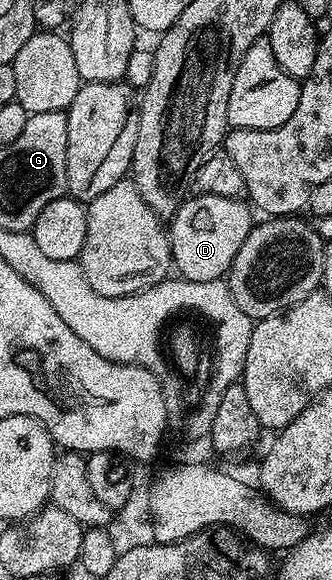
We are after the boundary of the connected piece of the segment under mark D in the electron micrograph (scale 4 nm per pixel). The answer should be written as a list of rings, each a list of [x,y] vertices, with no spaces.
[[[211,194],[187,197],[168,222],[173,269],[189,282],[216,282],[225,279],[230,273],[230,265],[236,260],[236,252],[240,252],[240,244],[244,244],[250,231],[250,214],[252,215],[251,207],[236,198]]]

